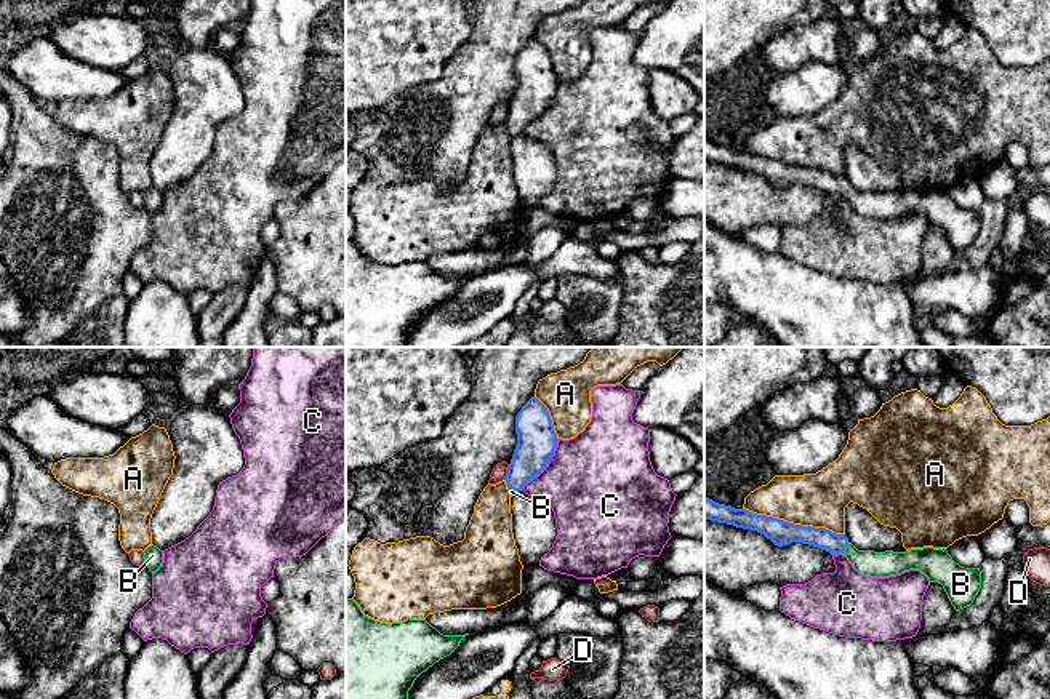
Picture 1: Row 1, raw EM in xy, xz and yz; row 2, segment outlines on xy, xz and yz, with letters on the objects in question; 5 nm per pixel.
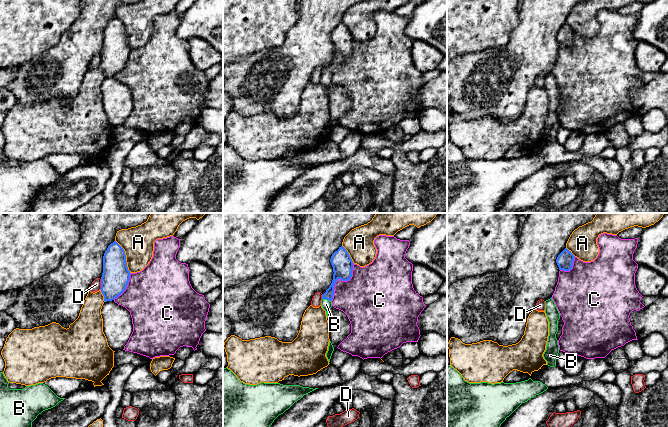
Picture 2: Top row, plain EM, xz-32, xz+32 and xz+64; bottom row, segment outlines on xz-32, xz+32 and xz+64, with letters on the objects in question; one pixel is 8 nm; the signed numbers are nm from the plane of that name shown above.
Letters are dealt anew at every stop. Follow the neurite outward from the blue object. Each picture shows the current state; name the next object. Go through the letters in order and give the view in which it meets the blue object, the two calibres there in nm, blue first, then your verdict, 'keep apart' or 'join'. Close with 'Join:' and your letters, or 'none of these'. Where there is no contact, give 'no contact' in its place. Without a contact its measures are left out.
A: meets blue in yz; 130 nm thick on the blue side, 280 nm on the other; keep apart
B: meets blue in yz; 110 nm thick on the blue side, 130 nm on the other; join
C: meets blue in xz; 200 nm thick on the blue side, 480 nm on the other; keep apart
D: meets blue in xz; 200 nm thick on the blue side, 80 nm on the other; keep apart
Join: B

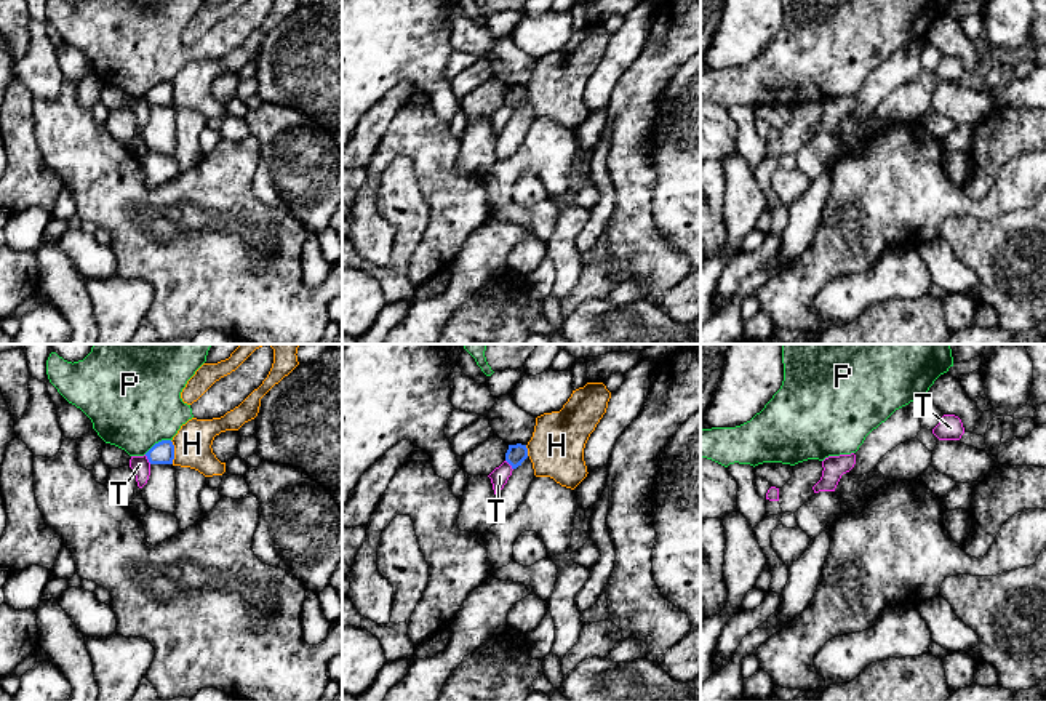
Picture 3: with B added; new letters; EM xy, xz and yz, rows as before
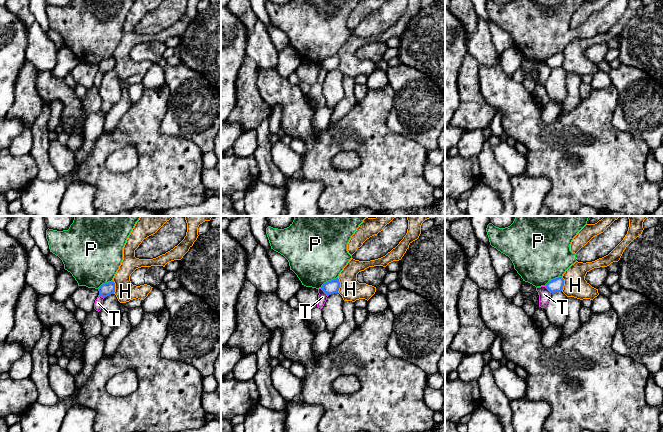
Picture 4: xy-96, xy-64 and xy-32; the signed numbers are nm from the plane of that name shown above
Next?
H: meets blue in xy; 110 nm thick on the blue side, 190 nm on the other; keep apart
P: meets blue in xy; 110 nm thick on the blue side, 460 nm on the other; keep apart
T: meets blue in xy; 110 nm thick on the blue side, 90 nm on the other; keep apart
Join: none of these

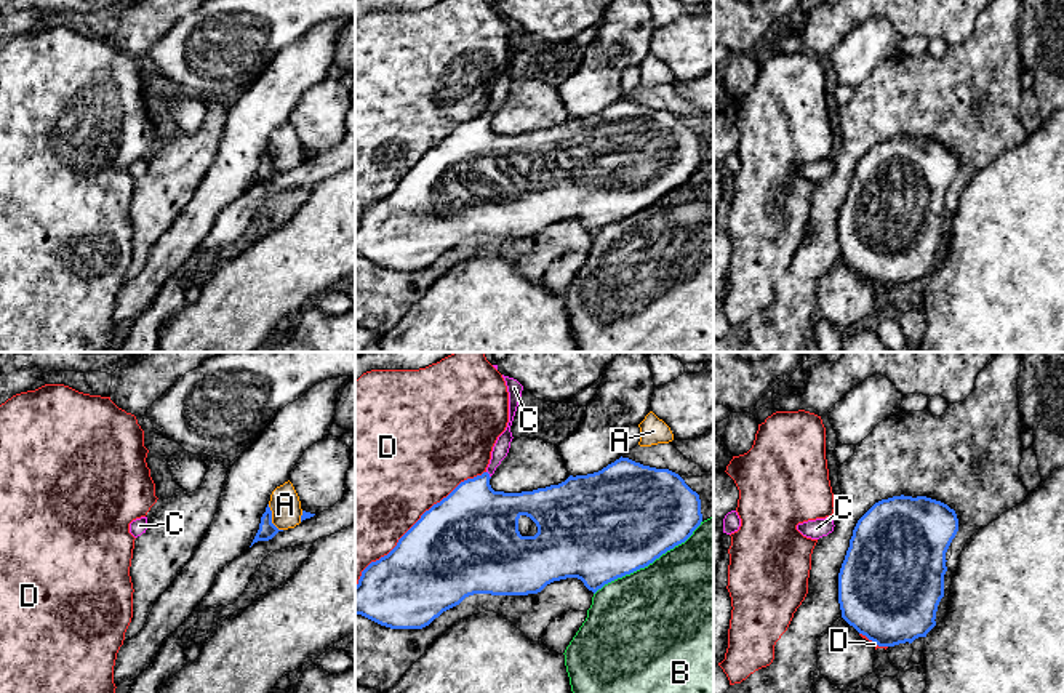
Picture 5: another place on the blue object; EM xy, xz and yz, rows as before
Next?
A: meets blue in xy; 90 nm thick on the blue side, 150 nm on the other; keep apart
B: meets blue in xz; 500 nm thick on the blue side, 500 nm on the other; keep apart
C: meets blue in xz; 380 nm thick on the blue side, 80 nm on the other; join
D: meets blue in xz; 480 nm thick on the blue side, 500 nm on the other; keep apart
Join: C

